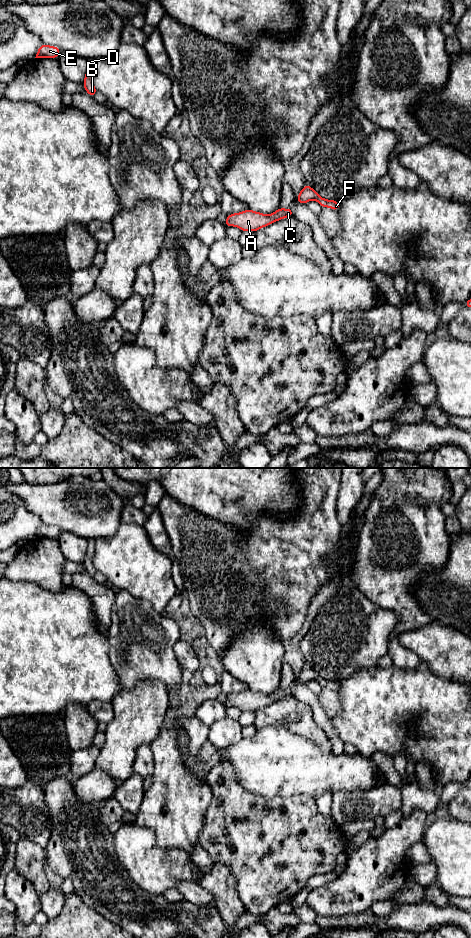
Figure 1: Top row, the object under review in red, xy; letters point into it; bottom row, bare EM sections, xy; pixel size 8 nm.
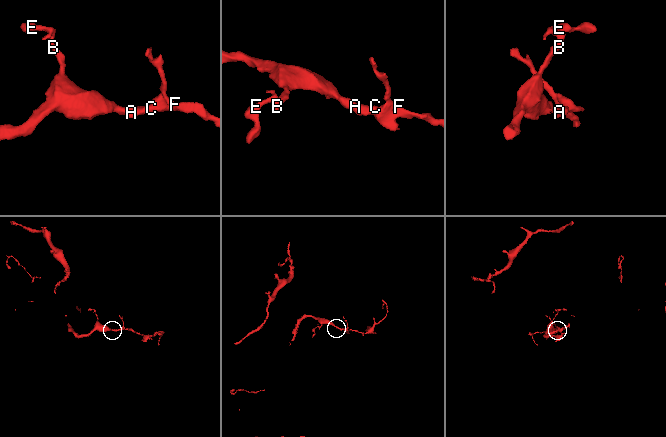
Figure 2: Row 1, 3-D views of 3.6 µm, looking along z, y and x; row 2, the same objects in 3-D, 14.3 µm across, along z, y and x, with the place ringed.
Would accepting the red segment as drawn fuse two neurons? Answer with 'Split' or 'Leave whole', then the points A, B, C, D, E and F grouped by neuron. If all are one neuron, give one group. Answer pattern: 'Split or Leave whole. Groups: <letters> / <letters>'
Leave whole. Groups: A B C D E F

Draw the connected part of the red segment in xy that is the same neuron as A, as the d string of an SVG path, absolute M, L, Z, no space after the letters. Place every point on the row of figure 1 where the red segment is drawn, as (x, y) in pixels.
M279 207L270 215L247 209L240 213L229 214L224 224L226 227L236 226L241 231L256 232L258 229L290 216L294 216L291 208L283 209Z

